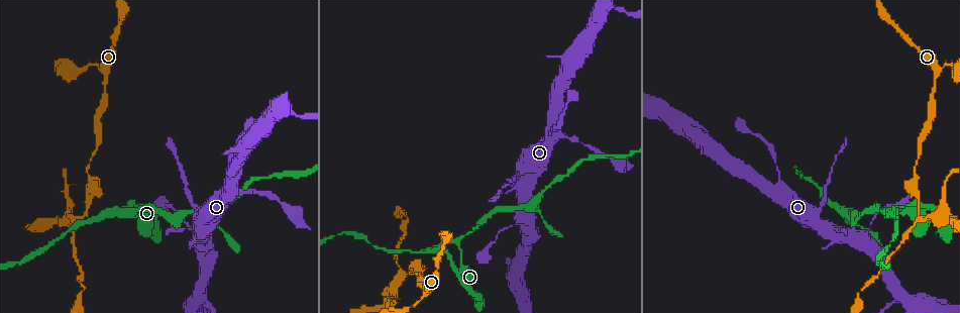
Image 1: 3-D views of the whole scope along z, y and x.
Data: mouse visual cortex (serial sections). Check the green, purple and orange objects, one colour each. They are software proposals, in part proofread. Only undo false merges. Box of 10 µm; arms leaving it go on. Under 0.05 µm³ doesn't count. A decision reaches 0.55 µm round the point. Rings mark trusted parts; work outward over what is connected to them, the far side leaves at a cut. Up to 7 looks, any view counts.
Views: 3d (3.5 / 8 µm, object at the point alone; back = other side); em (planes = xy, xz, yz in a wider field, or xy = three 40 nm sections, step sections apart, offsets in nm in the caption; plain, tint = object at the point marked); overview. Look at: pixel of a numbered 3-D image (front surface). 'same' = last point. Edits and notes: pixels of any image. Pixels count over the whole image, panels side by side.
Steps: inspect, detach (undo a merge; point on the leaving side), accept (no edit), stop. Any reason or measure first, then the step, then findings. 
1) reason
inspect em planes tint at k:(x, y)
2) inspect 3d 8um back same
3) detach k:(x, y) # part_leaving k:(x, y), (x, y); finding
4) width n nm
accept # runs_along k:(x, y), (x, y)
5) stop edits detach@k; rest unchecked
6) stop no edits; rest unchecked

two arms in line, one across
inspect em xy step 3 tint at 1:(886, 214)

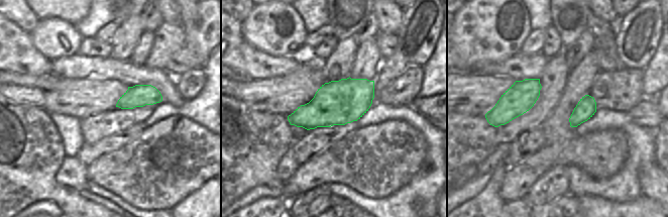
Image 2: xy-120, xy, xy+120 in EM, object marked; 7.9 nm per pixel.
inspect 3d 3.5um same

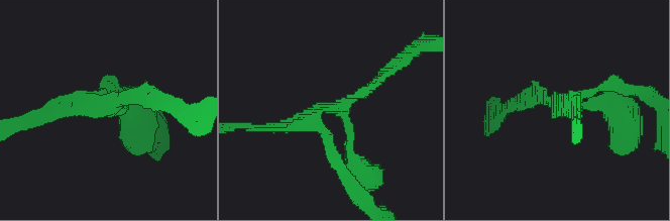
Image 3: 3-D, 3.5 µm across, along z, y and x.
width 360 nm
accept # runs_along 3:(357, 167), (342, 108), (392, 69); continuous, no second cell

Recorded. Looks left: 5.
thin arm on a thick one
inspect 3d 8um at 1:(200, 295)

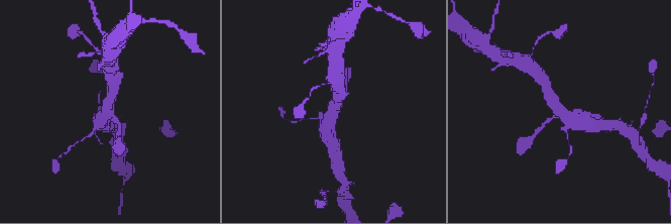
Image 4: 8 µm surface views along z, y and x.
arms 4; arm_widths 150, 200, 400, 600 nm
inspect em xy step 3 tint same

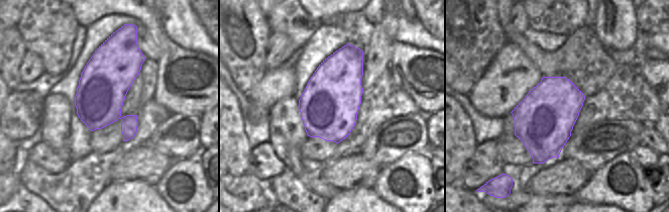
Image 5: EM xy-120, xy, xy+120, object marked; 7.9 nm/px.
accept # runs_along 4:(546, 86), (563, 113), (585, 121); continuous, no second cell

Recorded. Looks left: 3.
a fork
inspect 3d 8um at 1:(528, 207)

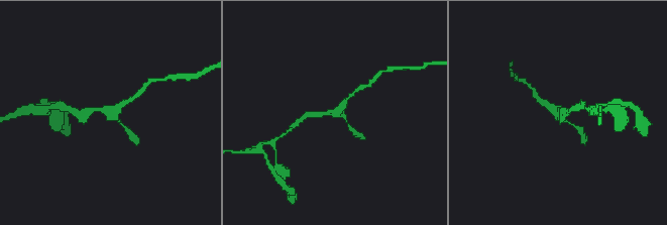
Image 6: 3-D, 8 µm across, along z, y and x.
inspect em planes tint same

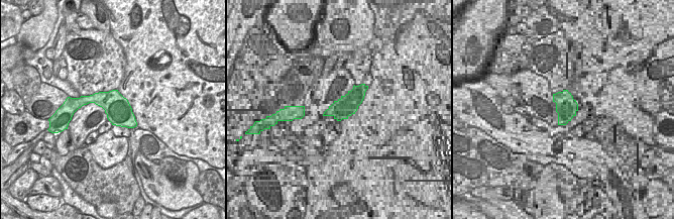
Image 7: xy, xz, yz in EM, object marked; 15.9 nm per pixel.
accept # runs_along 6:(308, 115), (335, 112), (354, 93); continuous, no second cell

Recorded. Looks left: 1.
stop no edits; rest unchecked

